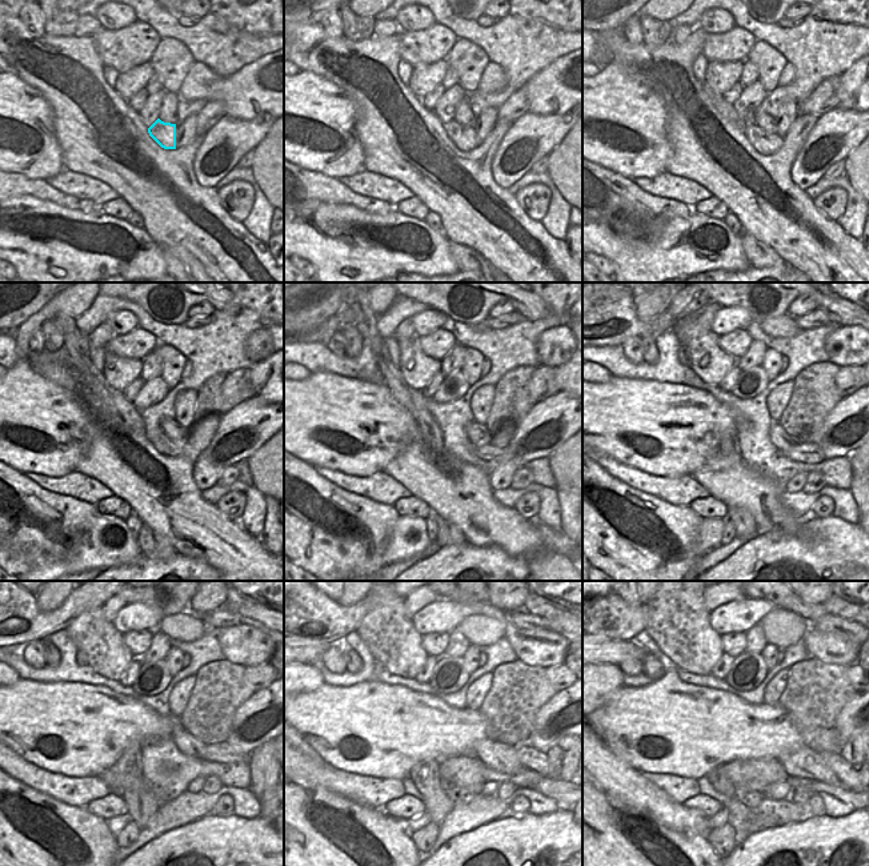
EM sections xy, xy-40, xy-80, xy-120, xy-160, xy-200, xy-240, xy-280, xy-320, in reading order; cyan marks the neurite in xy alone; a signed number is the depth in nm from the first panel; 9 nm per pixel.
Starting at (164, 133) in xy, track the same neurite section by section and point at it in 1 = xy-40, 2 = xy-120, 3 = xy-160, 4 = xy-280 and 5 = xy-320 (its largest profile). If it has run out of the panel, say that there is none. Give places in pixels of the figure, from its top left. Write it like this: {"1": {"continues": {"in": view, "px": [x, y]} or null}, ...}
{"1": {"continues": {"in": "xy-40", "px": [465, 139]}}, "2": {"continues": {"in": "xy-120", "px": [171, 446]}}, "3": {"continues": {"in": "xy-160", "px": [496, 454]}}, "4": {"continues": {"in": "xy-280", "px": [529, 757]}}, "5": {"continues": {"in": "xy-320", "px": [851, 777]}}}

